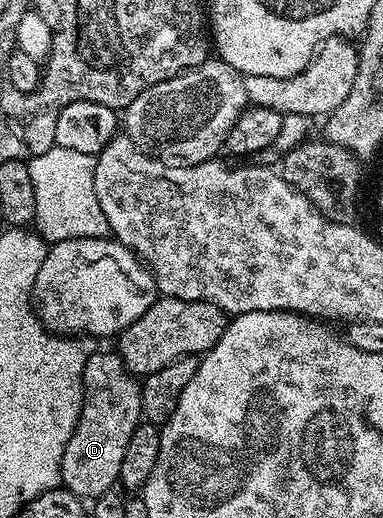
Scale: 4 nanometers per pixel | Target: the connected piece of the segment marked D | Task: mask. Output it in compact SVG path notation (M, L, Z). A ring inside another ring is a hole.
M96 352L89 356L83 373L81 416L61 456L62 489L73 492L81 500L94 500L112 489L119 481L129 436L133 436L142 418L140 379L127 371L118 353Z

